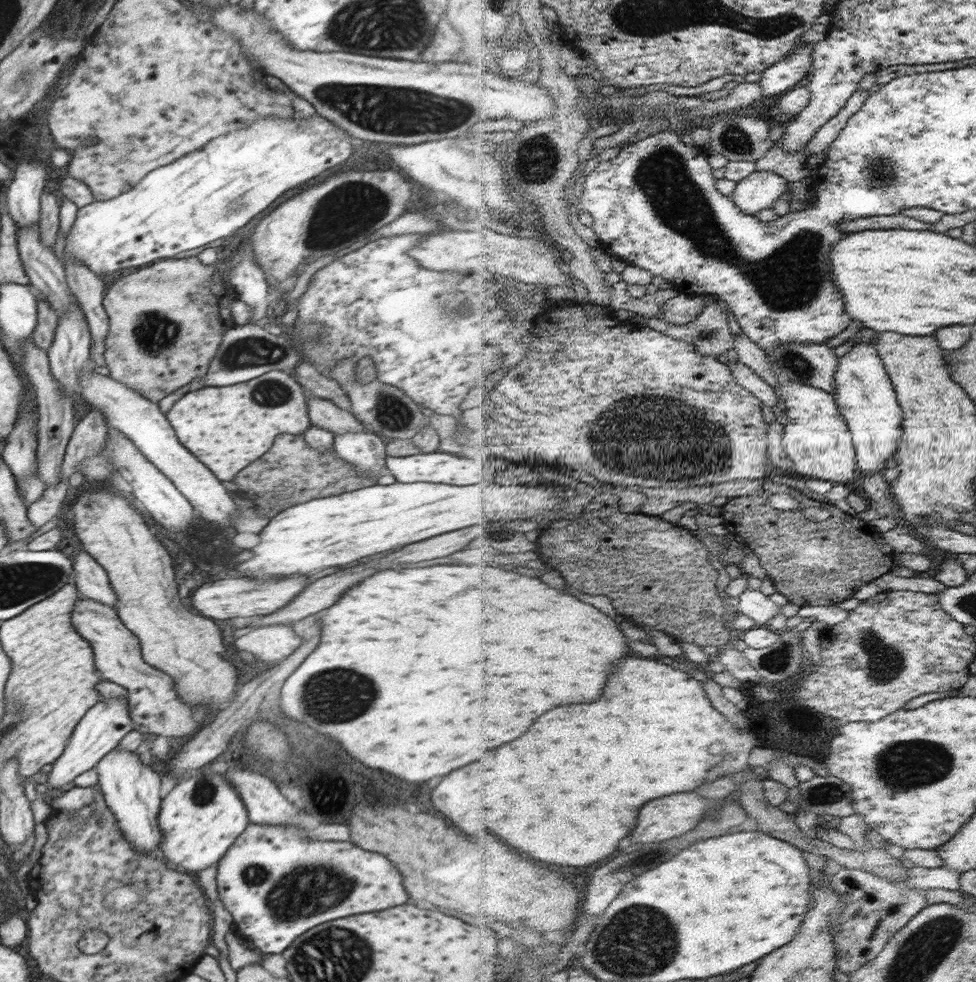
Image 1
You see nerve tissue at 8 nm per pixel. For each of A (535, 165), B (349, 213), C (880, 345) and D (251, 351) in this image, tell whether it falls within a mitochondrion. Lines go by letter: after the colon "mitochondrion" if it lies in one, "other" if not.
A: mitochondrion
B: mitochondrion
C: other
D: mitochondrion

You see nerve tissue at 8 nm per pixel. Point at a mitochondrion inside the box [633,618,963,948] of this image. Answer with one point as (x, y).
(903, 766)

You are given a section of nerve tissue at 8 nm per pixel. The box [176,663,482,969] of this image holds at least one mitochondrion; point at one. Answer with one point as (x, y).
(302, 892)

